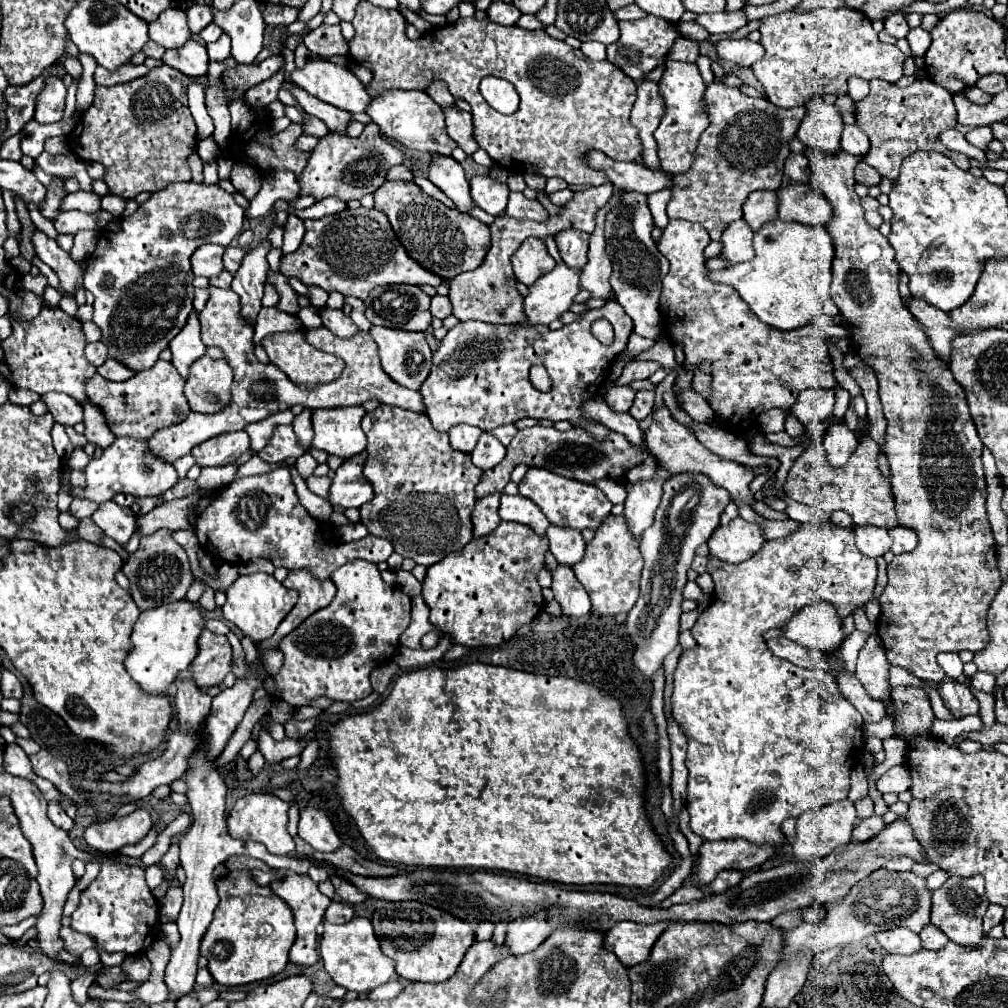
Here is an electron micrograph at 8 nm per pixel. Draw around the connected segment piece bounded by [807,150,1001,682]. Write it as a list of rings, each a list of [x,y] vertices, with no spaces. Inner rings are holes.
[[[807,150],[807,156],[811,162],[811,182],[827,196],[833,208],[833,216],[825,224],[835,242],[831,300],[839,306],[839,312],[847,320],[845,324],[849,328],[853,350],[877,374],[879,398],[887,420],[885,454],[893,472],[891,488],[895,496],[895,512],[899,524],[911,528],[919,538],[913,552],[895,556],[887,566],[889,582],[879,596],[881,618],[877,622],[877,634],[883,640],[889,664],[901,666],[921,680],[941,682],[945,672],[937,664],[939,652],[977,652],[987,646],[987,606],[1001,586],[995,538],[985,512],[987,486],[981,464],[983,442],[977,436],[977,428],[971,420],[963,388],[955,382],[949,366],[935,356],[923,326],[919,326],[899,296],[901,270],[895,264],[895,250],[887,238],[881,236],[879,230],[867,226],[863,218],[861,198],[853,188],[853,168],[857,166],[857,158],[843,150],[829,158],[819,150]]]

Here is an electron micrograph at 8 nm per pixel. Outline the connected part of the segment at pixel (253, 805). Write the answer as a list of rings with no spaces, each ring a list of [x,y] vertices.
[[[247,794],[239,798],[229,812],[227,830],[233,838],[239,840],[253,840],[263,844],[271,854],[291,854],[295,852],[295,842],[287,832],[287,810],[289,804],[277,798],[275,794]]]

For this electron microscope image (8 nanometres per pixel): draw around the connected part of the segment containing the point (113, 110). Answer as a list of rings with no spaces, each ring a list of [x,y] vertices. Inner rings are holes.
[[[157,66],[149,74],[135,78],[117,86],[97,86],[93,104],[83,112],[83,120],[77,122],[75,130],[67,136],[69,150],[79,156],[83,162],[101,162],[107,168],[105,184],[111,194],[119,194],[123,198],[133,198],[139,192],[157,192],[163,190],[171,182],[189,182],[191,172],[185,164],[185,158],[195,152],[197,146],[197,126],[189,112],[187,104],[187,88],[189,84],[199,84],[203,90],[209,88],[209,76],[203,78],[187,78],[179,74],[179,70],[171,66]]]

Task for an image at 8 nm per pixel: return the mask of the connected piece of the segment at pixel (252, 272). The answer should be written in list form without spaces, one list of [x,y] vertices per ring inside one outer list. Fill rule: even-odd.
[[[263,238],[257,248],[245,252],[241,268],[233,276],[231,288],[241,296],[241,314],[251,320],[255,320],[261,310],[263,284],[265,284],[267,272],[269,272],[267,254],[271,248],[273,246],[271,246],[269,238]]]

